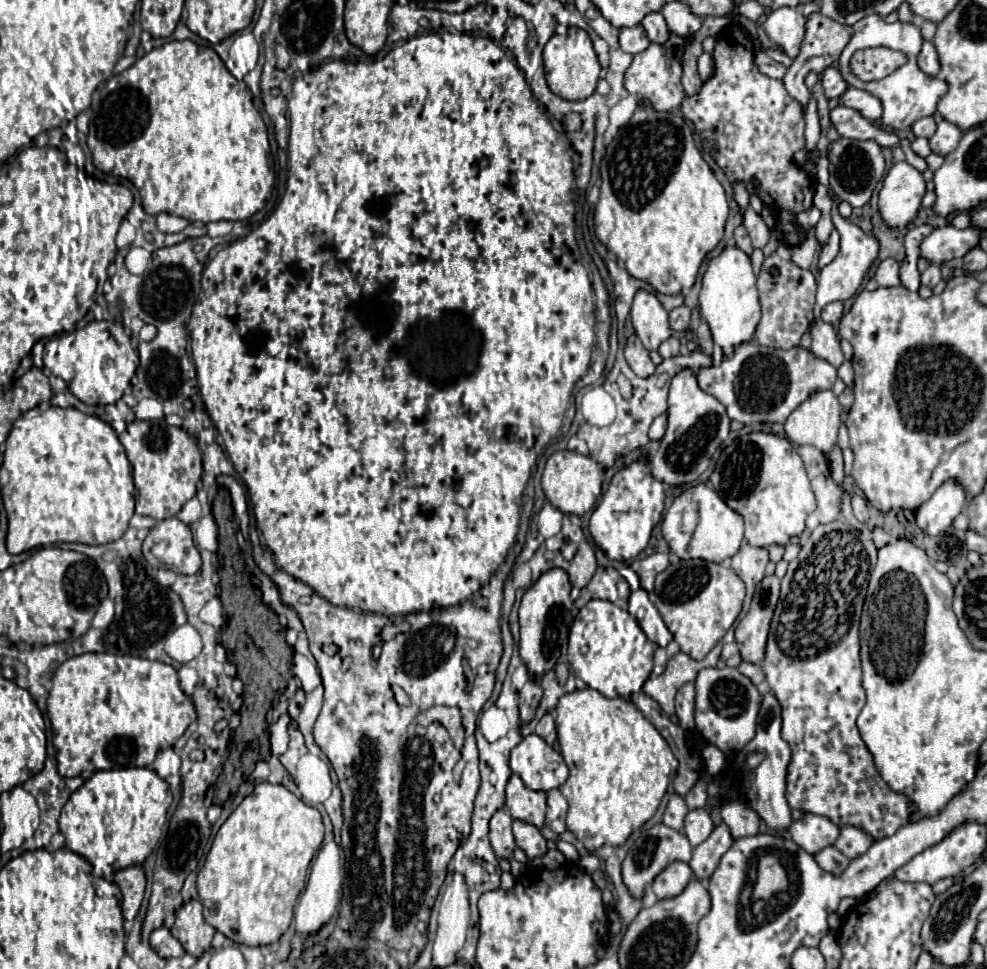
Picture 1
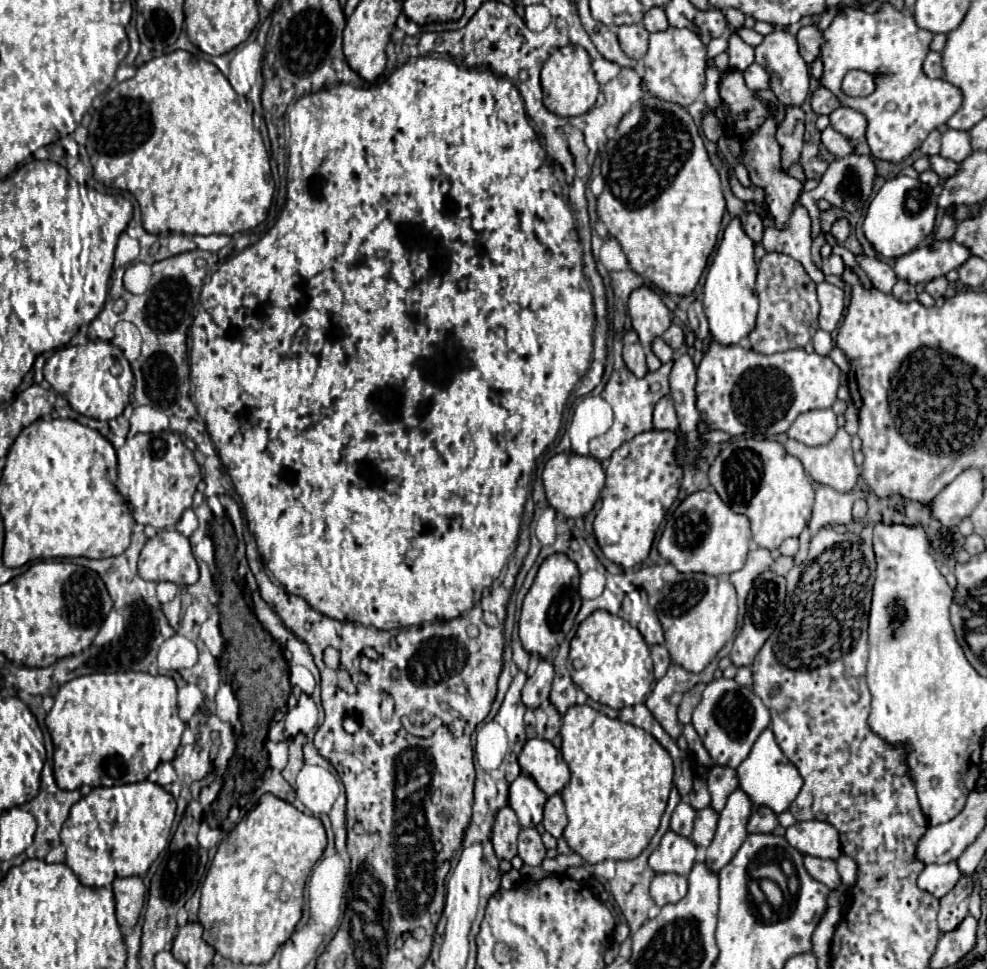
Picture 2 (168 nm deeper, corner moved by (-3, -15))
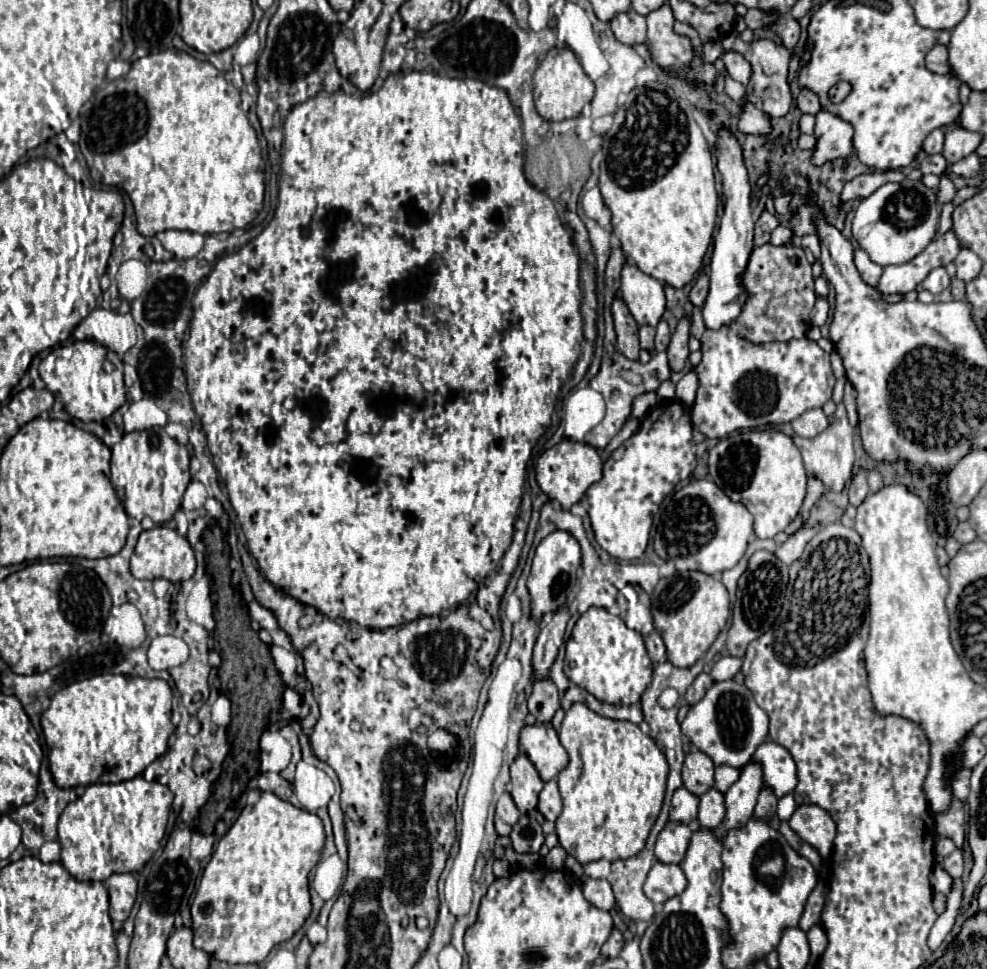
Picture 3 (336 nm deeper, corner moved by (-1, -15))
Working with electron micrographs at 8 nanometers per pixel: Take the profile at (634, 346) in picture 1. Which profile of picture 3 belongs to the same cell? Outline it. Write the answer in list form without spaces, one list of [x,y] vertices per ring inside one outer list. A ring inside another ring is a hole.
[[[616,299],[612,305],[612,315],[614,315],[614,327],[618,335],[618,349],[624,357],[638,361],[640,353],[640,343],[638,343],[638,325],[634,317],[630,315],[628,307],[624,305],[622,299]]]

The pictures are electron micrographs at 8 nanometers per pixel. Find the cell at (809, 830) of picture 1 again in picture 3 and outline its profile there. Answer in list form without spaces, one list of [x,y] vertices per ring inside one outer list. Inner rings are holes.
[[[800,805],[788,823],[802,841],[810,843],[822,855],[822,859],[828,859],[832,855],[836,825],[826,811],[814,805]]]

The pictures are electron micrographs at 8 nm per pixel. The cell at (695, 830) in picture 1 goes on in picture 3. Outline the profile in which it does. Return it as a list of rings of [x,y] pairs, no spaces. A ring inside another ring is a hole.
[[[710,789],[706,791],[702,797],[700,797],[700,805],[698,805],[698,825],[702,829],[708,829],[708,831],[716,831],[718,825],[722,823],[724,819],[724,795],[716,789]]]

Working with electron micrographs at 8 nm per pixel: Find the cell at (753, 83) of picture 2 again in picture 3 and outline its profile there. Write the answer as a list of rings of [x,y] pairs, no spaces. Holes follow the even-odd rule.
[[[724,53],[722,61],[724,61],[726,71],[732,79],[740,81],[742,85],[748,85],[750,77],[752,77],[752,67],[740,53]]]

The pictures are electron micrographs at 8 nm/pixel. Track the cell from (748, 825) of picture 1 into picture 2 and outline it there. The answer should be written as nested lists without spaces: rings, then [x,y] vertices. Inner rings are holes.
[[[758,807],[750,821],[748,821],[748,833],[772,833],[778,825],[778,817],[768,807]]]

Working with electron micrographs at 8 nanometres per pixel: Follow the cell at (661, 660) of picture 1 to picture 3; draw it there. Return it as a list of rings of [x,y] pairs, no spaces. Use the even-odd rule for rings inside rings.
[[[654,631],[650,637],[644,639],[646,641],[646,649],[648,649],[648,655],[654,663],[660,663],[664,657],[666,657],[666,647],[664,647],[664,641],[660,639],[660,633]]]

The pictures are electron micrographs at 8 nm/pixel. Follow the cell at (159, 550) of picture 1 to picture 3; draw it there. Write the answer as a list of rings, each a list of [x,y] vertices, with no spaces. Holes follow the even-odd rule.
[[[156,525],[150,531],[142,531],[134,555],[130,559],[130,571],[136,579],[168,579],[172,583],[176,581],[186,581],[194,575],[196,571],[196,559],[194,559],[194,551],[190,547],[190,543],[180,537],[174,529],[164,527],[164,525]]]

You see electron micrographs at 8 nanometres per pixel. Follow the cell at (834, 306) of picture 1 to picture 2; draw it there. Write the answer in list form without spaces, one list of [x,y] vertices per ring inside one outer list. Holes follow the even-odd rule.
[[[822,281],[818,285],[818,301],[820,301],[820,329],[824,331],[834,331],[838,321],[842,319],[842,309],[844,309],[844,291],[836,285],[830,285]]]

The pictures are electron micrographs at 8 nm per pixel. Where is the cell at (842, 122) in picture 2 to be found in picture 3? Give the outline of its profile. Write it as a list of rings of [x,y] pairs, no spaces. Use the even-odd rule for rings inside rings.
[[[820,111],[816,115],[816,129],[814,135],[818,139],[816,151],[812,155],[814,165],[822,165],[826,161],[832,161],[836,157],[846,159],[852,153],[852,137],[854,137],[854,127],[840,119],[834,113]]]

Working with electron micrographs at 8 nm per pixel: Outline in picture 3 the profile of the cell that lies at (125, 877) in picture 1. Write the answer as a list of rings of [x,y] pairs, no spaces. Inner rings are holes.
[[[122,873],[112,875],[104,885],[110,893],[110,917],[114,921],[126,921],[136,901],[136,879],[130,873]]]

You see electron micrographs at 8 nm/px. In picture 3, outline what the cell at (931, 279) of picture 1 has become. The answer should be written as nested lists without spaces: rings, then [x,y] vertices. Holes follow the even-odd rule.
[[[938,267],[938,269],[934,269],[924,281],[922,281],[922,287],[926,289],[926,291],[930,291],[930,293],[942,293],[944,289],[948,289],[950,287],[950,277],[948,277],[948,273],[946,273],[946,269],[944,267]]]

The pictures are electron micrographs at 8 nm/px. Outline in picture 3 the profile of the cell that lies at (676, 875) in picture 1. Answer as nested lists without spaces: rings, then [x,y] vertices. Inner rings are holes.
[[[654,863],[644,883],[644,893],[652,903],[664,903],[686,889],[686,877],[678,865]]]

